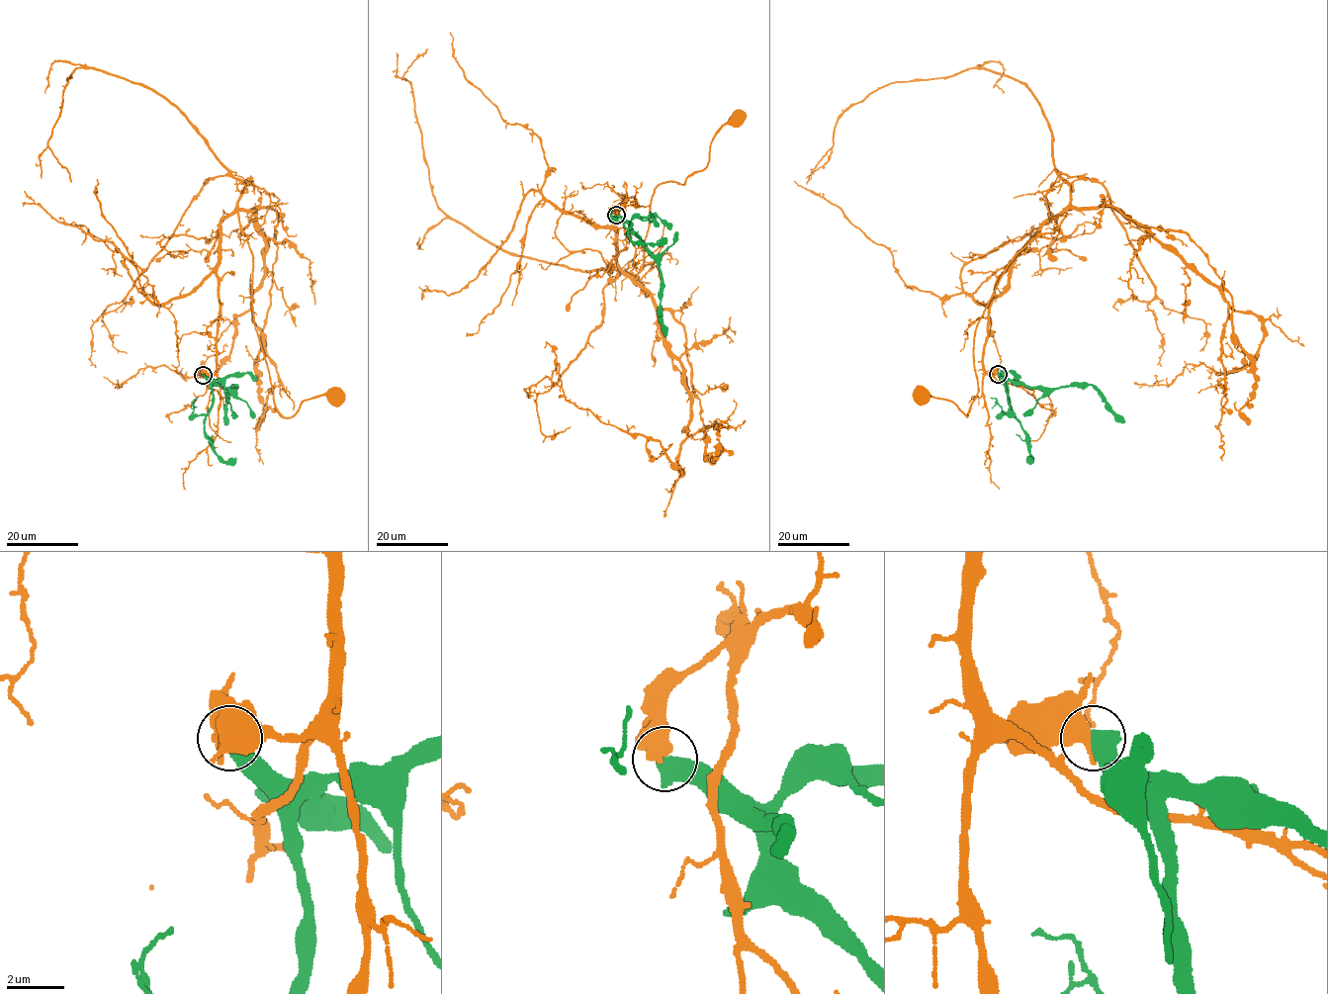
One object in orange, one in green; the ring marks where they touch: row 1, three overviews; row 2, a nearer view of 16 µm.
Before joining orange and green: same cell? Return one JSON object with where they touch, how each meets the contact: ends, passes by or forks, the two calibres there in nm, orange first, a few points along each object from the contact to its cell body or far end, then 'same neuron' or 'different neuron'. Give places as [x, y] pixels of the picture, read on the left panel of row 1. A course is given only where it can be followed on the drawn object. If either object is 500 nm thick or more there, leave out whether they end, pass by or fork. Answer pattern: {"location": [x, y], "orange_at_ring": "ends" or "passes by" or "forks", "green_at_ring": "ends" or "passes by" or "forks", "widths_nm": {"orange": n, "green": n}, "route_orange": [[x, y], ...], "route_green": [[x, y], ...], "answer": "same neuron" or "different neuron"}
{"location": [203, 375], "widths_nm": {"orange": 650, "green": 650}, "route_orange": [[203, 374], [216, 369], [219, 226], [236, 213], [279, 412], [290, 417], [306, 400], [337, 394]], "route_green": [[204, 374], [221, 387], [234, 390], [236, 388], [232, 387], [228, 393], [225, 424]], "answer": "different neuron"}

